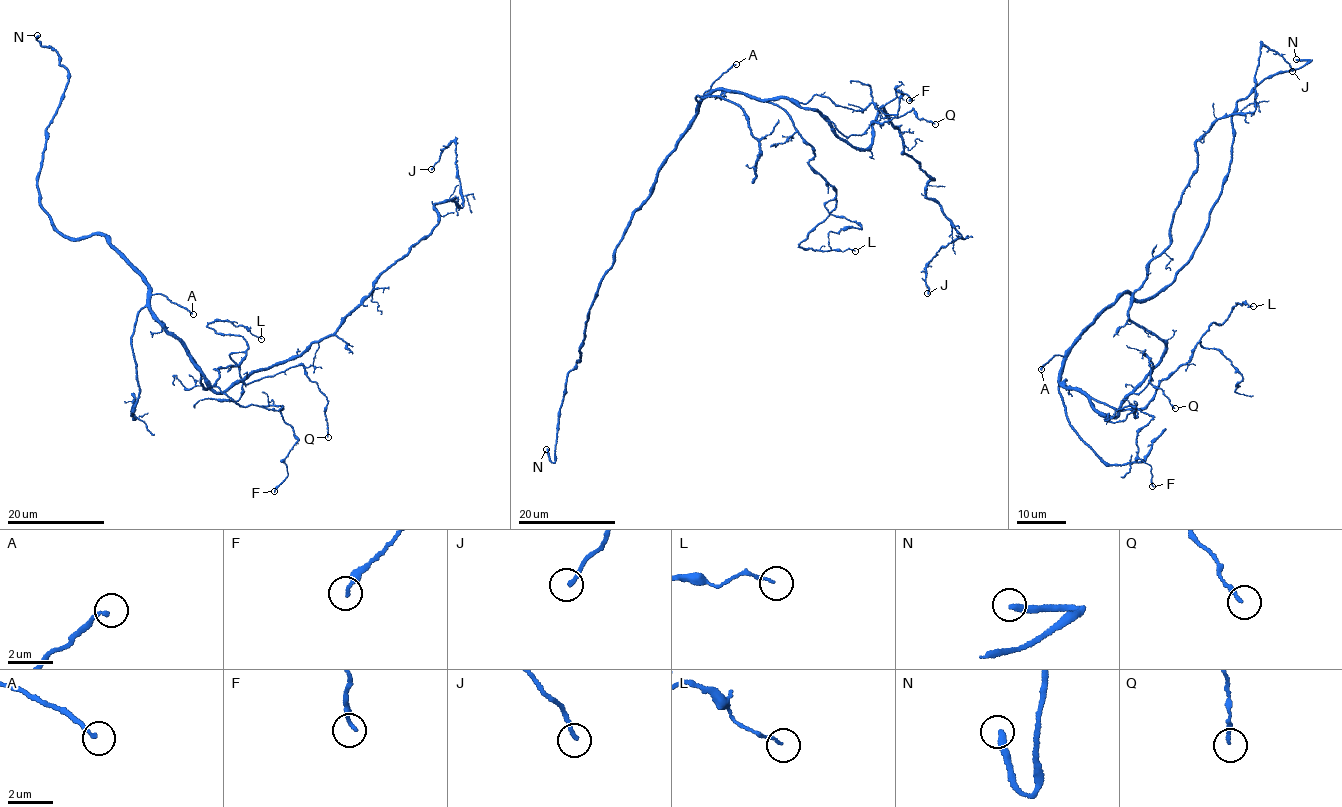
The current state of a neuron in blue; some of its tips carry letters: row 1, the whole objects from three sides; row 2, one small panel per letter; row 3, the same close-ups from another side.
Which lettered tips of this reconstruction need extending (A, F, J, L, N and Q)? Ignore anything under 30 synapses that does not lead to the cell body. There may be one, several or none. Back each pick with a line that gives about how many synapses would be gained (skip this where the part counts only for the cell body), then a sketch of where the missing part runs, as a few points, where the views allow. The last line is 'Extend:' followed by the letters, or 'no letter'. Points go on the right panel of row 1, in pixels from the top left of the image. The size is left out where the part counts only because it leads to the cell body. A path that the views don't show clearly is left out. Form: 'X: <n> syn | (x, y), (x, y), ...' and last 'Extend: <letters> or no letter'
N: 200 syn
Extend: N

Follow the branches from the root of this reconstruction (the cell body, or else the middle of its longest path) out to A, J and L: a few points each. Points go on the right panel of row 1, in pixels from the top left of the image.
A: (1090, 400), (1077, 391), (1068, 390), (1060, 380), (1062, 357), (1056, 355), (1041, 369)
J: (1090, 400), (1114, 417), (1166, 351), (1128, 316), (1171, 242), (1196, 142), (1256, 110), (1263, 46), (1292, 71)
L: (1090, 400), (1120, 410), (1143, 408), (1158, 383), (1190, 360), (1213, 322), (1220, 325), (1239, 303), (1253, 306)

